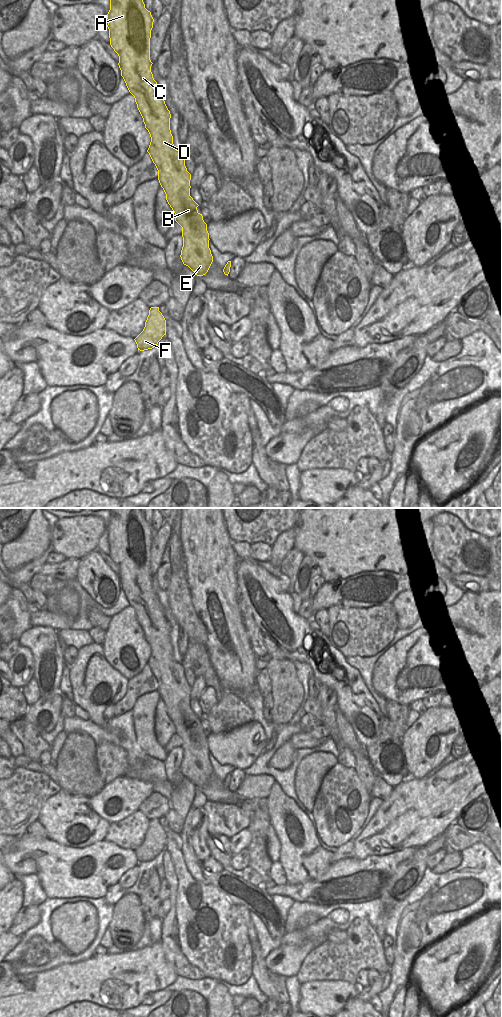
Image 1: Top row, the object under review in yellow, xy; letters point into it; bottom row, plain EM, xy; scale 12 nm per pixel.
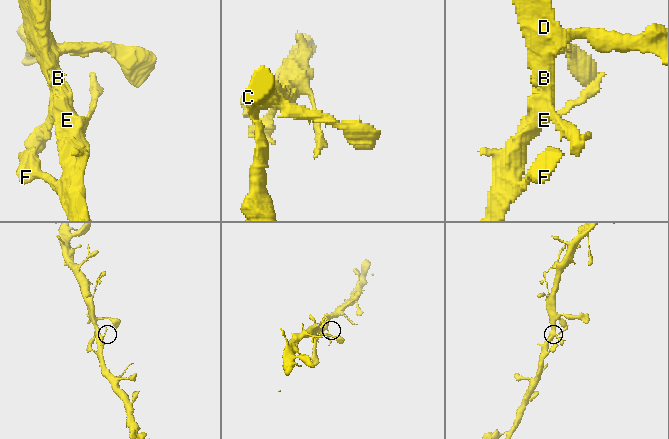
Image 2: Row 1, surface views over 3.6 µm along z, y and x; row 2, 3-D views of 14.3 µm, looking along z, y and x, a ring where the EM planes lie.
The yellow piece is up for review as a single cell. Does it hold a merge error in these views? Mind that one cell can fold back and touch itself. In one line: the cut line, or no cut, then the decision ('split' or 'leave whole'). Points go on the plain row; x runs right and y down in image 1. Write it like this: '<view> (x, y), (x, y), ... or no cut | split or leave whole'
no cut | leave whole

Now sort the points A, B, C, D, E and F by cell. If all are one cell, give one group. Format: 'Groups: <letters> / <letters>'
Groups: A B C D E F.

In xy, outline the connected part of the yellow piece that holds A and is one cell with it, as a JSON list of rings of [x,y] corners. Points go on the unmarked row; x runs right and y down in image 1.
[[[109,508],[109,510],[110,522],[107,526],[107,531],[109,533],[107,539],[109,541],[110,557],[119,568],[118,577],[121,582],[121,588],[123,589],[129,604],[134,608],[137,620],[143,630],[145,640],[150,646],[151,654],[147,664],[158,682],[159,695],[166,706],[168,716],[175,725],[175,733],[182,739],[183,759],[180,767],[181,772],[183,776],[188,778],[197,788],[203,788],[208,784],[213,774],[213,768],[209,760],[209,745],[202,726],[197,722],[199,717],[190,708],[191,686],[187,683],[185,678],[183,665],[174,660],[173,648],[170,642],[171,626],[151,584],[153,575],[150,572],[150,550],[154,531],[151,524],[145,520],[143,508]]]

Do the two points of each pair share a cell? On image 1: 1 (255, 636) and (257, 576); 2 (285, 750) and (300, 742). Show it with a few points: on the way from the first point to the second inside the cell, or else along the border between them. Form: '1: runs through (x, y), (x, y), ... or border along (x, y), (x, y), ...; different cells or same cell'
1: border along (244, 602), (254, 622), (262, 631); different cells
2: border along (288, 741), (295, 749); different cells

